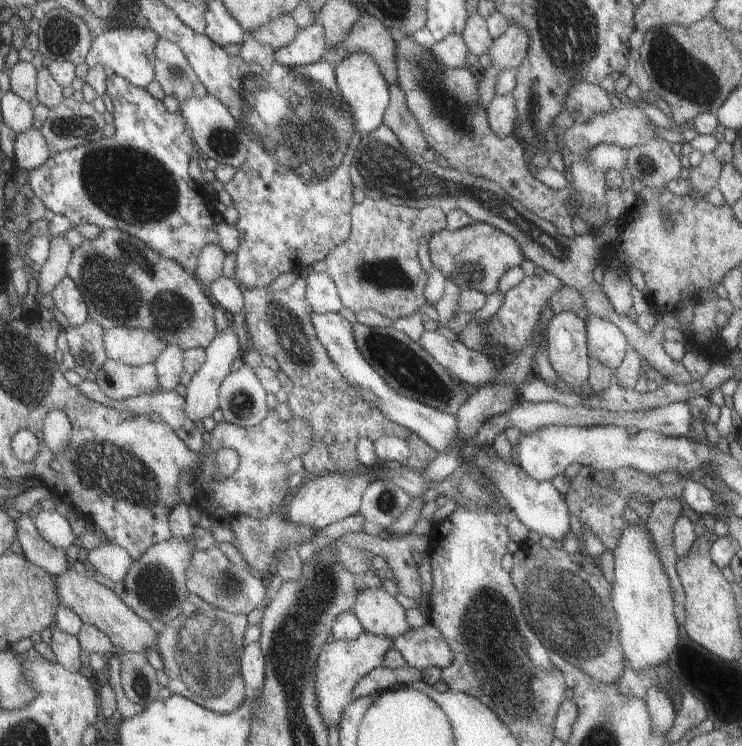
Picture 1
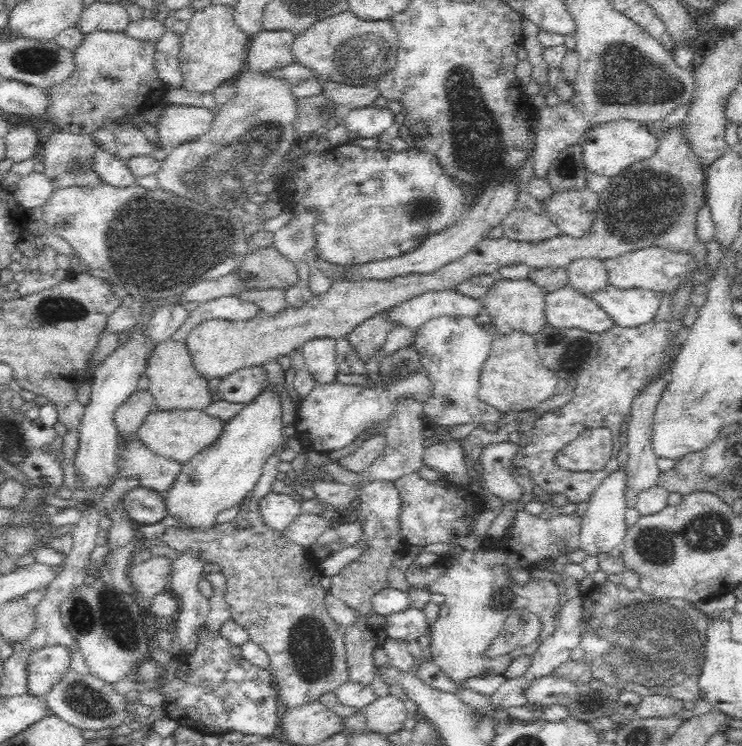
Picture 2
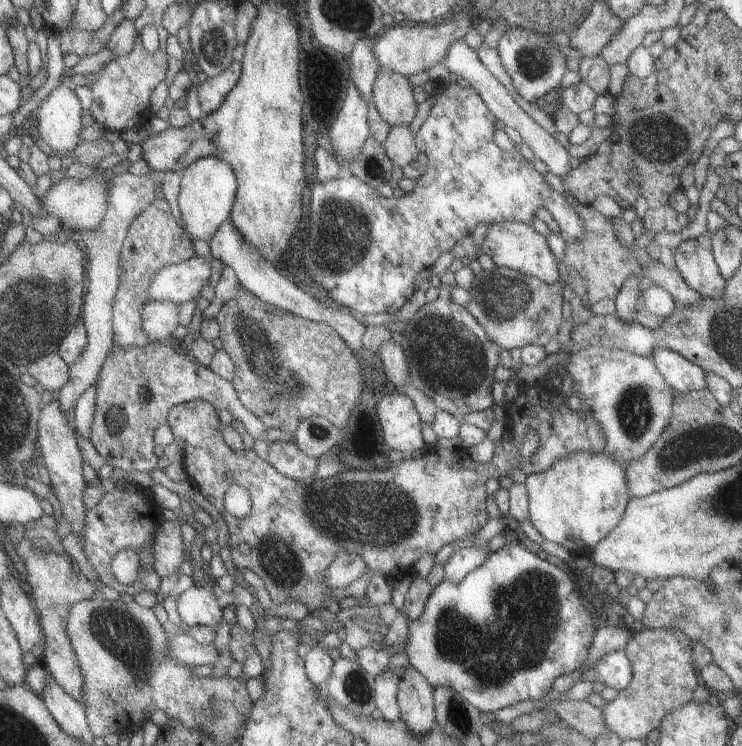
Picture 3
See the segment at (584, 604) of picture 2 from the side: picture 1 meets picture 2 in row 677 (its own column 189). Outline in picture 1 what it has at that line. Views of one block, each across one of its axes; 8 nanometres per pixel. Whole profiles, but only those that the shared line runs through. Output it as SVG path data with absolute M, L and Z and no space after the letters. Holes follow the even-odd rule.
M190 593L182 614L171 620L166 625L166 629L158 636L158 649L166 664L165 672L169 675L169 688L172 694L188 697L198 704L224 714L234 712L246 702L248 689L245 687L245 677L242 676L242 642L240 638L244 636L244 630L248 628L246 616L236 616L234 613L216 608L205 598L197 594Z

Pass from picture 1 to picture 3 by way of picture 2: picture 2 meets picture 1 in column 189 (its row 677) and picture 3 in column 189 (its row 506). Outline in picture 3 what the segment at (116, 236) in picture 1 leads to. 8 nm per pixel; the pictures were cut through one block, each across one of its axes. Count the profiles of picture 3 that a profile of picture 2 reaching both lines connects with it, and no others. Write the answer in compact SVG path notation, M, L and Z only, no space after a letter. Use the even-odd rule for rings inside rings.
M153 205L138 216L123 249L122 285L114 308L115 347L146 347L151 344L151 337L143 330L143 315L150 303L151 283L166 266L194 259L197 256L194 241L171 211L164 212Z

